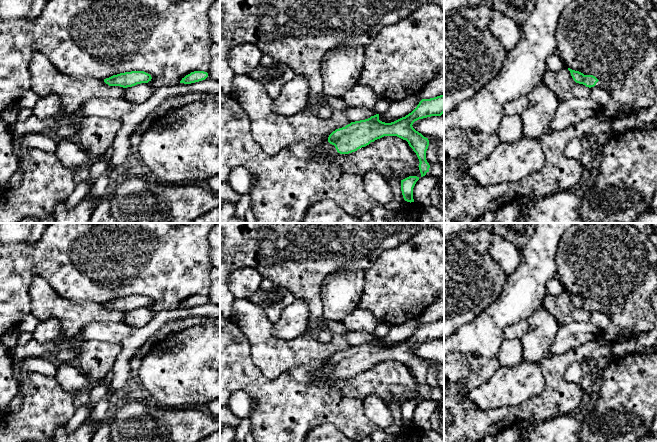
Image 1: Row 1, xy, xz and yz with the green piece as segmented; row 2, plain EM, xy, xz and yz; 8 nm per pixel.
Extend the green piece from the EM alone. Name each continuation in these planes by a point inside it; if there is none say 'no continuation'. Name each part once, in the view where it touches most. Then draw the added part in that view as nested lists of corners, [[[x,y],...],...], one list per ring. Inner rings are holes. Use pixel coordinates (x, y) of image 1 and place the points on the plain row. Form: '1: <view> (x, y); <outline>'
1: xz (329, 373); [[[327,368],[322,370],[321,372],[317,372],[315,379],[314,379],[314,383],[321,383],[327,379],[331,379],[332,381],[337,380],[338,376],[335,372],[334,369],[332,368]]]

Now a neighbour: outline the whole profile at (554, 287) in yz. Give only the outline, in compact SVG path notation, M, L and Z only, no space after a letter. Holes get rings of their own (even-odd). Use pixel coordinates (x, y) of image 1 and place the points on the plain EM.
M558 276L553 277L547 283L547 294L552 297L558 297L563 291L564 287L562 286Z

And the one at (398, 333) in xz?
M413 319L401 325L391 326L387 336L379 338L379 344L385 347L394 346L411 337L422 323L418 319Z

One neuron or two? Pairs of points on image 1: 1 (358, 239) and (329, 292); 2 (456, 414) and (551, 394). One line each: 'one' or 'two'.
1: two
2: one

